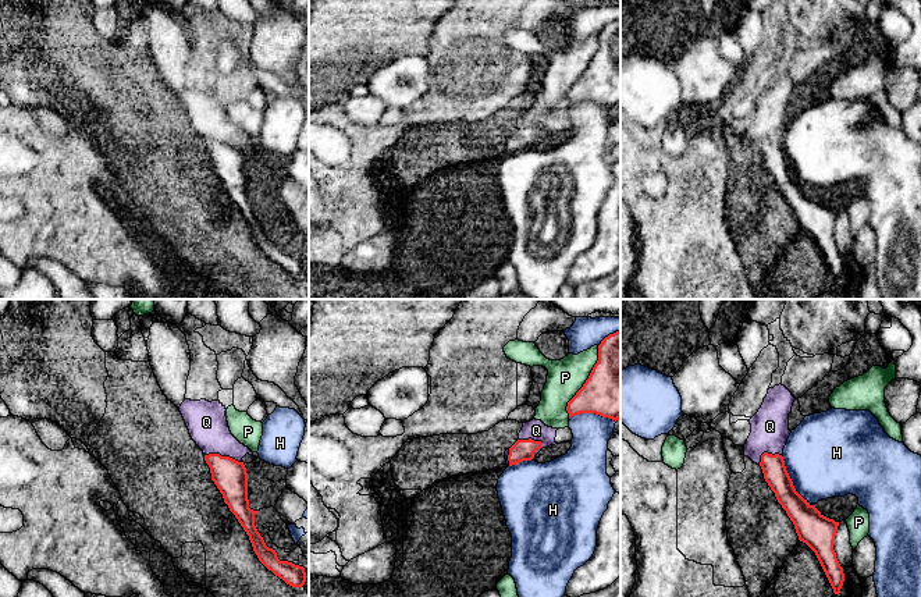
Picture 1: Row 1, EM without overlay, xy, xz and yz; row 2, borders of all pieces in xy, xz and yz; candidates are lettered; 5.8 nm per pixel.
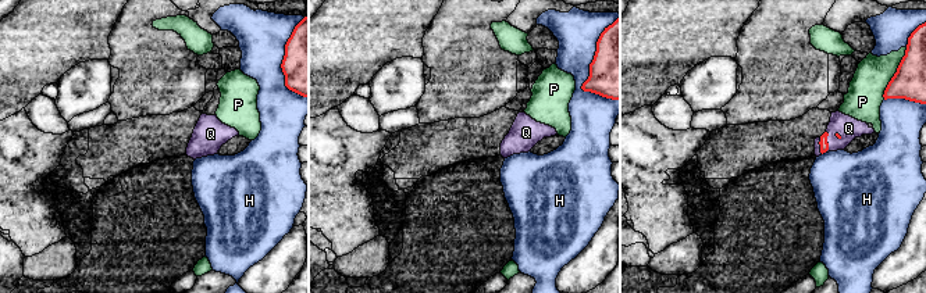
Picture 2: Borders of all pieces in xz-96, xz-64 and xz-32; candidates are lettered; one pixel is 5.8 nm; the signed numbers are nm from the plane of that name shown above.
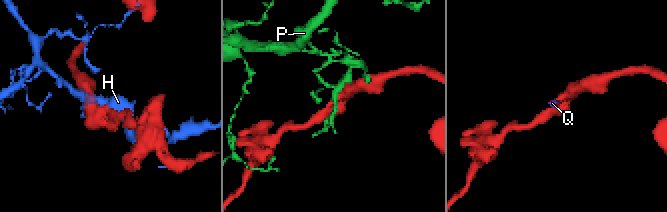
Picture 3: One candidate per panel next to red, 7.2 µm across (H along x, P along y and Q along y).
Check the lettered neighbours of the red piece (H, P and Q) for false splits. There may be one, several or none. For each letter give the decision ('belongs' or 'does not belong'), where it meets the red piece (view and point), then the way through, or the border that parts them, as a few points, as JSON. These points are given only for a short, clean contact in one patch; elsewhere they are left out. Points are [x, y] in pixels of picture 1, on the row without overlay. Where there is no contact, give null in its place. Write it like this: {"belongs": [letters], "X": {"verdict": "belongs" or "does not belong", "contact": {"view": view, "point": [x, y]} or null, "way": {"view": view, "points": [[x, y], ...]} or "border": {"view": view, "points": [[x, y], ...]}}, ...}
{"belongs": ["Q"], "H": {"verdict": "does not belong", "contact": {"view": "yz", "point": [790, 169]}}, "P": {"verdict": "does not belong", "contact": {"view": "xz", "point": [586, 70]}}, "Q": {"verdict": "belongs", "contact": {"view": "xz", "point": [530, 127]}, "way": {"view": "xz", "points": [[523, 138], [530, 127], [536, 118]]}}}

